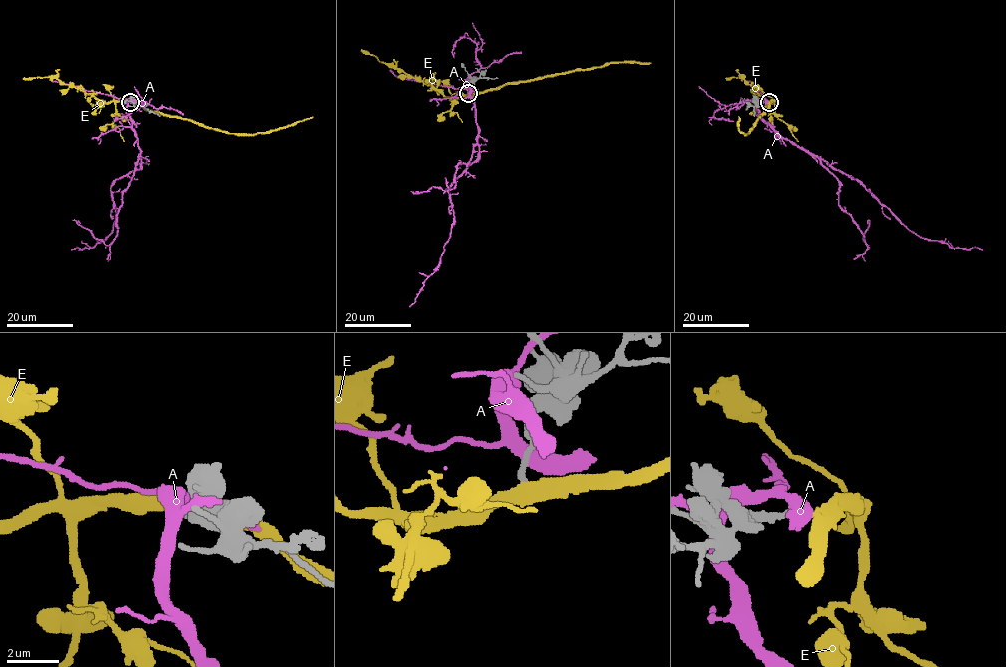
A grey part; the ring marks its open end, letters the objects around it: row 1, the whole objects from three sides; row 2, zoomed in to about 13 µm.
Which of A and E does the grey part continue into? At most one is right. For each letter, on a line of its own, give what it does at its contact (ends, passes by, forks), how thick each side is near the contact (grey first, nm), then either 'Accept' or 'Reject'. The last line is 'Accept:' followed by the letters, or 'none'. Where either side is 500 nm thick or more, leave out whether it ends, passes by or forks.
A: Thickness 280 nm (grey) against 500 nm. Reject
E: It passes by. Thickness 200 nm (grey) against 460 nm. Accept
Accept: E

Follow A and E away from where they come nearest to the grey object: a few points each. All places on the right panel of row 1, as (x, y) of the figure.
A: (766, 101), (760, 100), (756, 103), (760, 116), (782, 137), (855, 178), (908, 229), (951, 247), (982, 250)
E: (769, 102), (746, 134), (739, 130), (738, 116)

